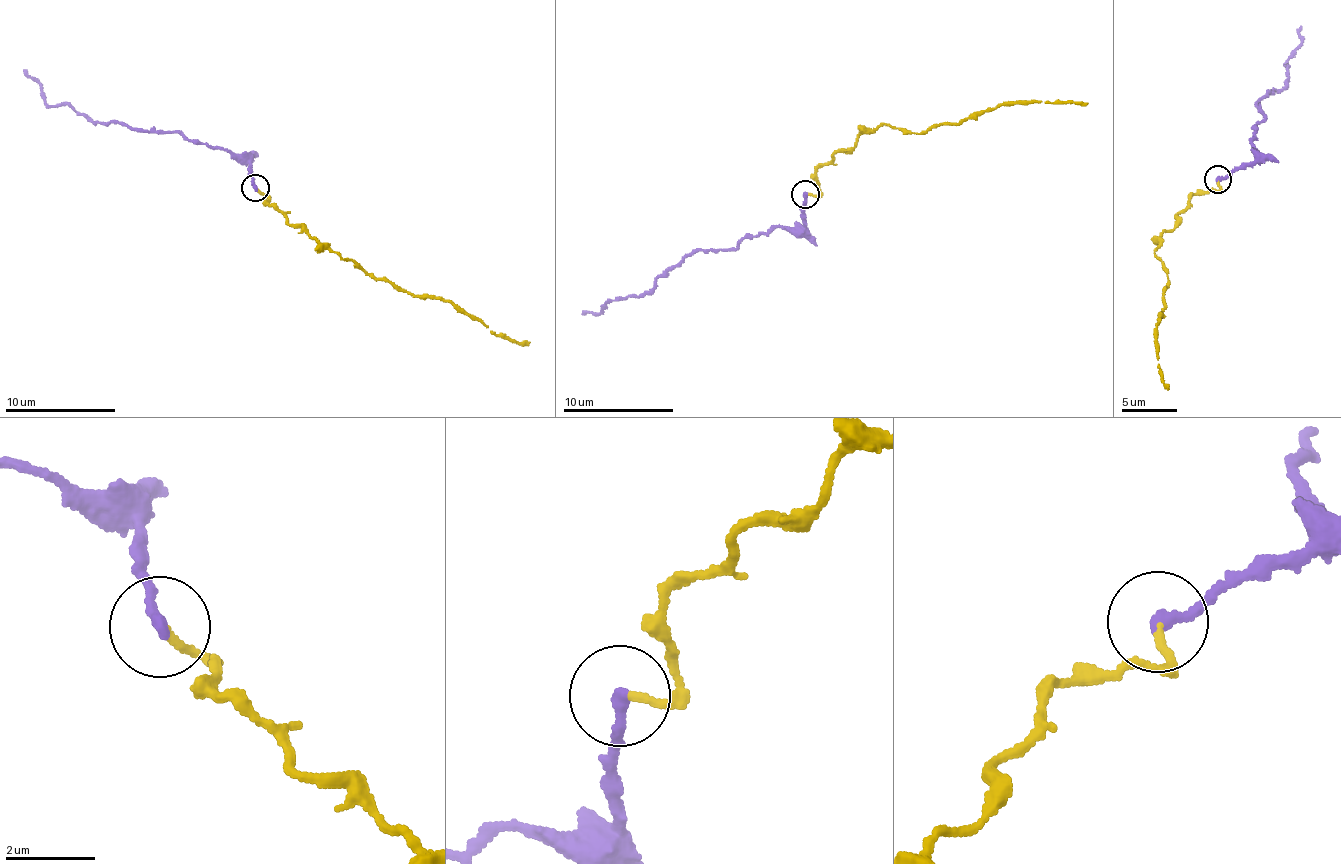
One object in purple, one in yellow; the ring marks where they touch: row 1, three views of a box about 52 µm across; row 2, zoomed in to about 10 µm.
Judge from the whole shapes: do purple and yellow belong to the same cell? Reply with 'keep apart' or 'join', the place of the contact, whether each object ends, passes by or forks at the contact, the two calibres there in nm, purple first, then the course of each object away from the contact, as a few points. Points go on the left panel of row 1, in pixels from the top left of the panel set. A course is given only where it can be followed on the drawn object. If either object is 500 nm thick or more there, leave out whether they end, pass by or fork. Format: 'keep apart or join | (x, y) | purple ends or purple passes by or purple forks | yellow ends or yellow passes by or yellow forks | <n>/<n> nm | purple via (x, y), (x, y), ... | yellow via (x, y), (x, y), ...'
join | (255, 188) | purple ends | yellow ends | 280/160 nm | purple via (254, 188), (245, 161), (180, 131), (94, 122), (65, 104), (49, 105), (23, 69) | yellow via (257, 188), (286, 222), (298, 224), (341, 257), (416, 296), (463, 308), (491, 332), (529, 346)

